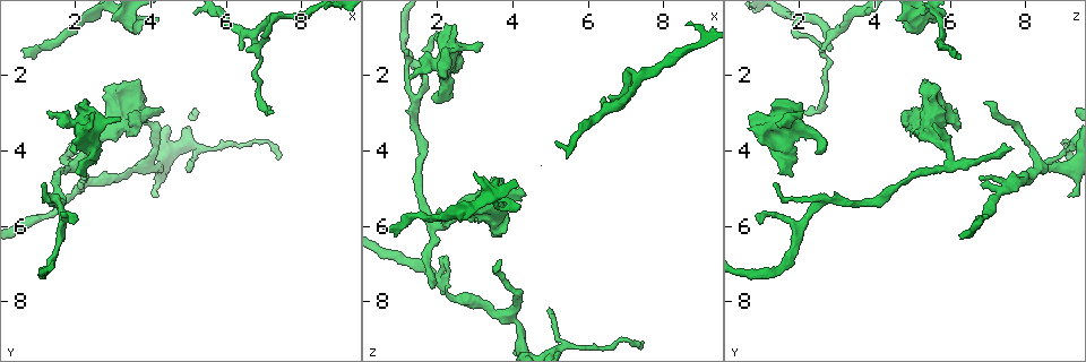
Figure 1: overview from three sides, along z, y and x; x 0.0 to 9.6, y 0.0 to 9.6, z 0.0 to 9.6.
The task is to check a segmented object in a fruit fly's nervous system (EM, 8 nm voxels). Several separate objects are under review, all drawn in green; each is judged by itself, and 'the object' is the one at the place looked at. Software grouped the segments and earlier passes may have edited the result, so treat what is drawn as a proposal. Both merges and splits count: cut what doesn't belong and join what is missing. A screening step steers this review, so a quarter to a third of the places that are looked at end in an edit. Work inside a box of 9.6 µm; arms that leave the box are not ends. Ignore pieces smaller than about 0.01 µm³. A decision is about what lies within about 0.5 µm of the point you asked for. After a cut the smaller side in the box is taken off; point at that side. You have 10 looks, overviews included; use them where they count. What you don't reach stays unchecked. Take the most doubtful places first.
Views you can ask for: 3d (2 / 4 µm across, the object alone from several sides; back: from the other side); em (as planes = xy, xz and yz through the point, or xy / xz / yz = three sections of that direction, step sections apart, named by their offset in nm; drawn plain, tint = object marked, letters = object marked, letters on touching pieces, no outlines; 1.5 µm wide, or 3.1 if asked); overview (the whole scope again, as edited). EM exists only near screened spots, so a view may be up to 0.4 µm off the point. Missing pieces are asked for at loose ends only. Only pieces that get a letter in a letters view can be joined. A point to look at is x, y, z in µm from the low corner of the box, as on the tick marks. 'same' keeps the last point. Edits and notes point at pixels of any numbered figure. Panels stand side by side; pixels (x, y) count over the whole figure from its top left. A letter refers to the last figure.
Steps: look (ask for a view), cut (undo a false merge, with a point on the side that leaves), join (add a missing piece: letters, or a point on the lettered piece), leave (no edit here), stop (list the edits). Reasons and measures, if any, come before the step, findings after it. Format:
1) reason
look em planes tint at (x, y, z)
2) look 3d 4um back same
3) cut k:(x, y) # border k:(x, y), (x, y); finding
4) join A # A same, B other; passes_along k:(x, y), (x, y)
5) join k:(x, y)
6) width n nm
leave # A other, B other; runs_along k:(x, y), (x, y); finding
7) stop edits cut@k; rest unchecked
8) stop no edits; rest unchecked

end of a long branch
look 3d 2um at (0.60, 1.45, 6.15)

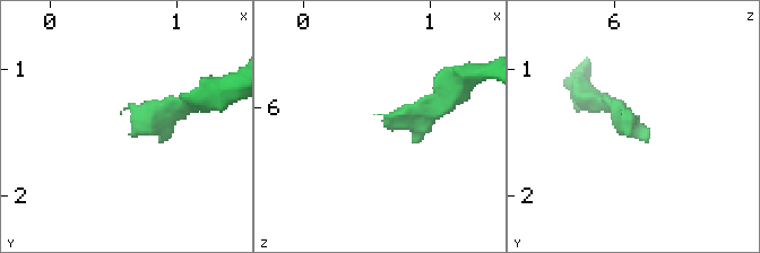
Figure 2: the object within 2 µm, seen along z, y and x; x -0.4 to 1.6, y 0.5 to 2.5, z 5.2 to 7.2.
look em planes plain at (0.64, 1.52, 6.12)

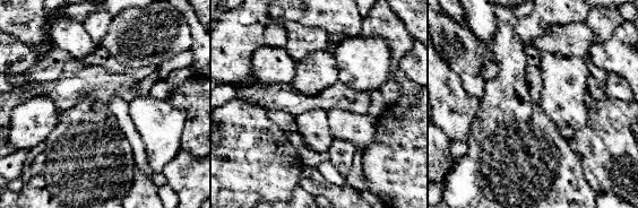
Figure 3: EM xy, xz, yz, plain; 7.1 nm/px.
look em planes letters same

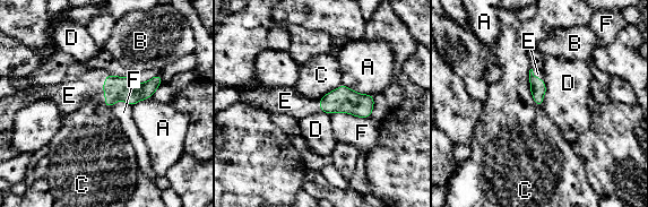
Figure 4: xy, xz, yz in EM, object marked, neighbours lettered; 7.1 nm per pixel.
width 110 nm
join E # A other, B other, C other, D other, E same, F other; passes_along 4:(124, 88), (103, 88), (69, 95); the cell continues

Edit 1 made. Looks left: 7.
look 3d 2um at (1.30, 2.95, 2.05)

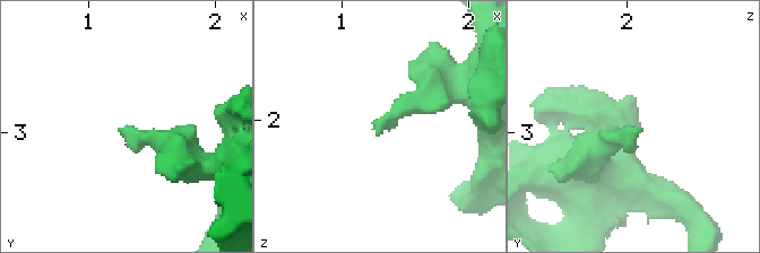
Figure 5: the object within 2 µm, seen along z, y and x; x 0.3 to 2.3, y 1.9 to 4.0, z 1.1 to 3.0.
now the EM
look em xy step 4 tint at (1.26, 2.94, 2.10)

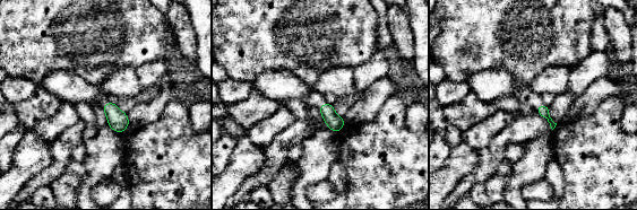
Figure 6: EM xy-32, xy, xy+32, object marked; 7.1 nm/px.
look em planes letters same

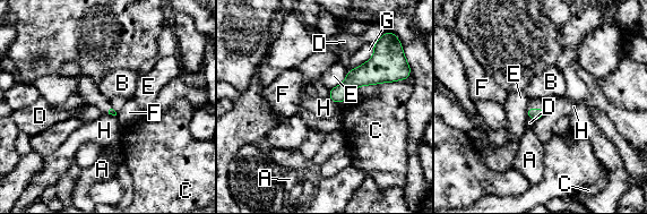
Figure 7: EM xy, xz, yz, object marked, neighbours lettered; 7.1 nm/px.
leave # A other, B other, C other, D other, E other, F other, G other, H other; border 7:(546, 110), (535, 122); none of them fits

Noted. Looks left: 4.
an open end
look 3d 4um at (1.80, 4.00, 7.65)

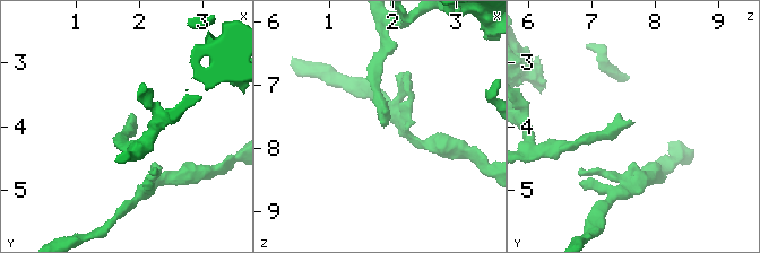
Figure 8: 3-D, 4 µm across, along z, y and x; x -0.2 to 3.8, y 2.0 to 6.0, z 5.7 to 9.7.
look em xy step 4 tint at (1.85, 3.95, 7.65)

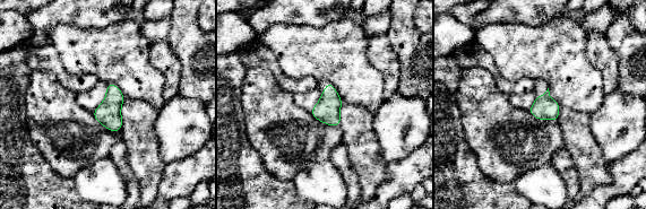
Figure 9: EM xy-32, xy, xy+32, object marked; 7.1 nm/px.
look em xz step 8 letters same

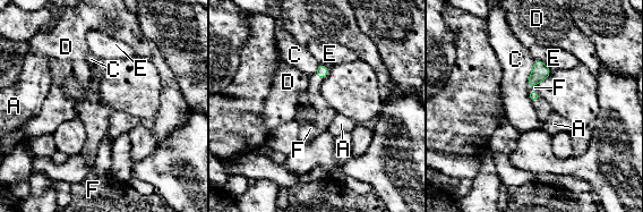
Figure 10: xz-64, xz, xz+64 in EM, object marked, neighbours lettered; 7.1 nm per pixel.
longest_contact C 200 nm
join F # A other, C other, D other, E other, F same; the cell continues

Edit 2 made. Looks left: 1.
stop edits join@4, join@10; rest unchecked

